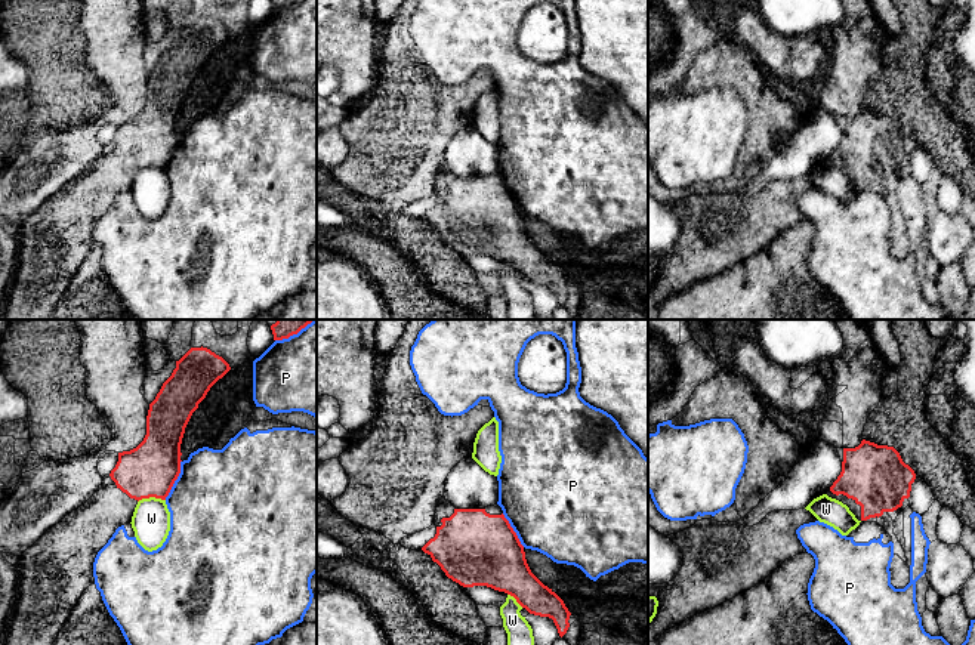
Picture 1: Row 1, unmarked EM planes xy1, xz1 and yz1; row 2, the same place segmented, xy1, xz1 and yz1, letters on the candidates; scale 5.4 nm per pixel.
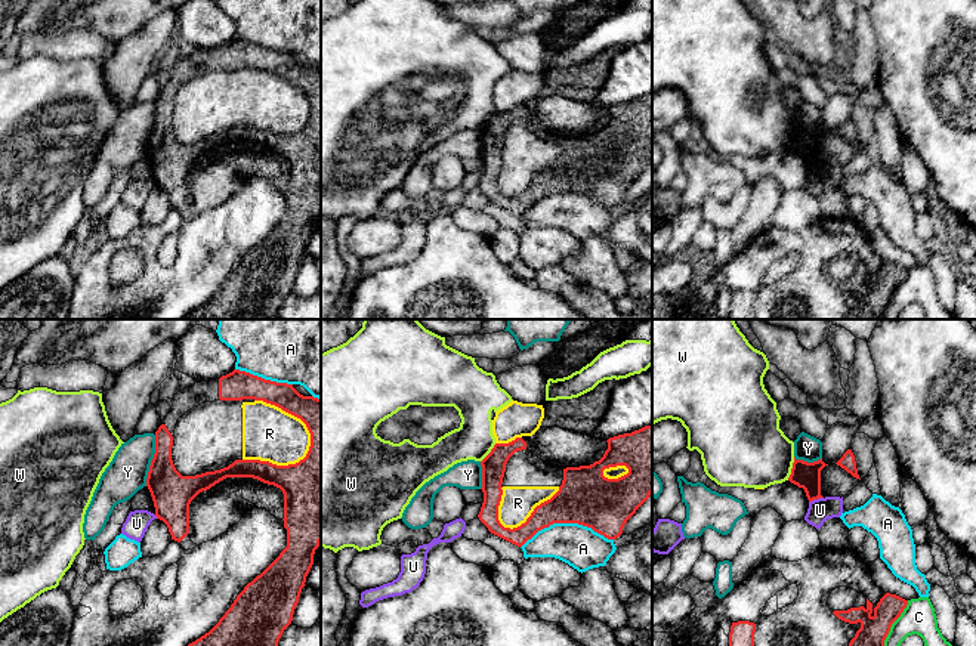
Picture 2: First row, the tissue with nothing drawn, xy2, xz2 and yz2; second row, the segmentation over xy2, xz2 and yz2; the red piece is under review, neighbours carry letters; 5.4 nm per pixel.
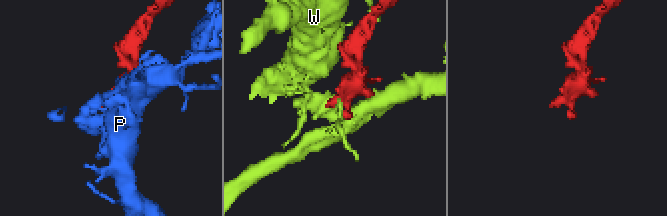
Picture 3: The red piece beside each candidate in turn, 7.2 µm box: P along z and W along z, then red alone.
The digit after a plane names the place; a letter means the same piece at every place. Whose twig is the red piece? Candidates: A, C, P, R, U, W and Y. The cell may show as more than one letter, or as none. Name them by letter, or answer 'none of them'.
none of them

